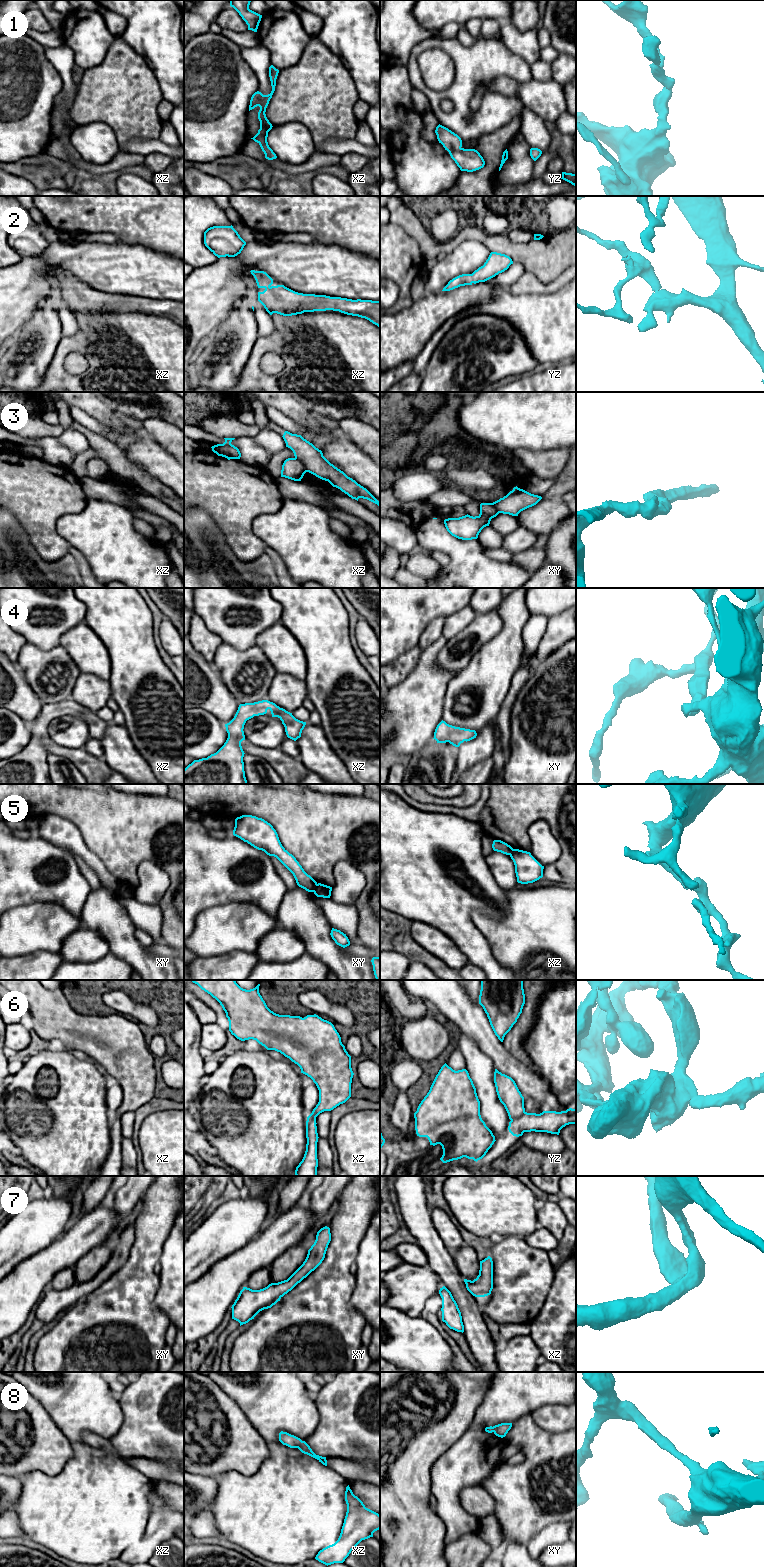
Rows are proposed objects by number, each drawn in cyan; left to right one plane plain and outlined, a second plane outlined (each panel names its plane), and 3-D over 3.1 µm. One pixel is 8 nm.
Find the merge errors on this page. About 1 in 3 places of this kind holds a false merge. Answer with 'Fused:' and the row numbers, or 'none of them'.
Fused: 3, 5, 6

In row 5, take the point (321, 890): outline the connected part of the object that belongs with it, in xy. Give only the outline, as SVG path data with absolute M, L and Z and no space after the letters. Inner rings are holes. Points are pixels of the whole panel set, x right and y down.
M318 883L315 888L314 894L317 897L330 898L331 891L332 891L332 887Z

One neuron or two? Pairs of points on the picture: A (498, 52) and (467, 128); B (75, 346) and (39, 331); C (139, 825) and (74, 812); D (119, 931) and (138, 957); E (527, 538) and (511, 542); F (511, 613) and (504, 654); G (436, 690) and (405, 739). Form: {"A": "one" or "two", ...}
{"A": "one", "B": "two", "C": "one", "D": "one", "E": "one", "F": "one", "G": "one"}

